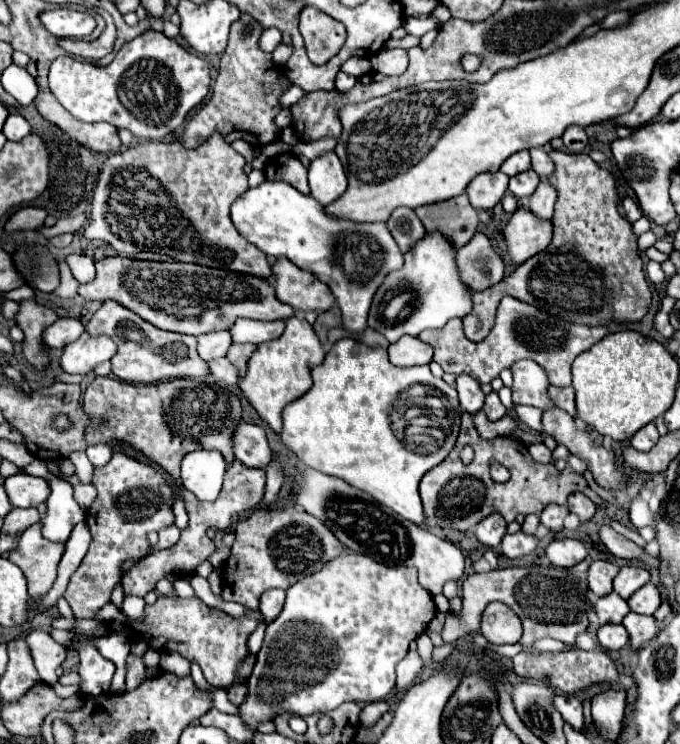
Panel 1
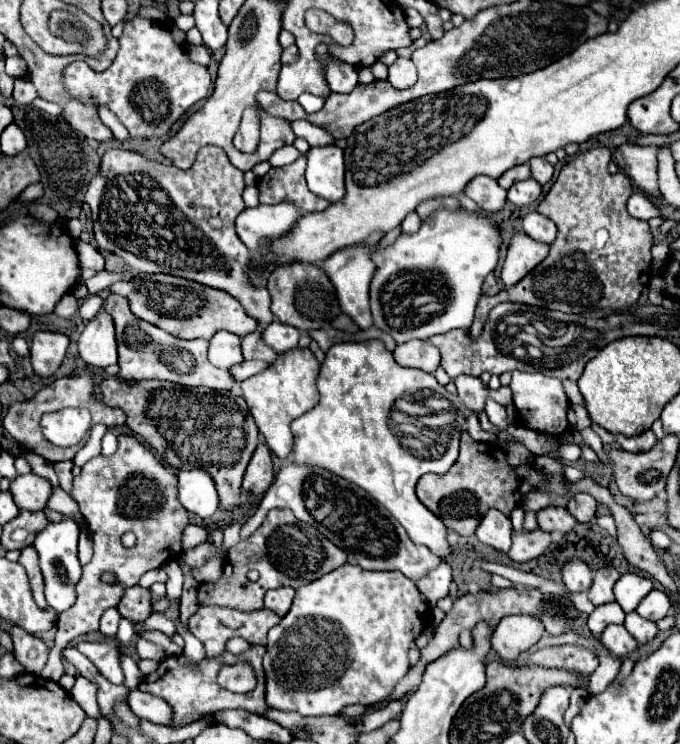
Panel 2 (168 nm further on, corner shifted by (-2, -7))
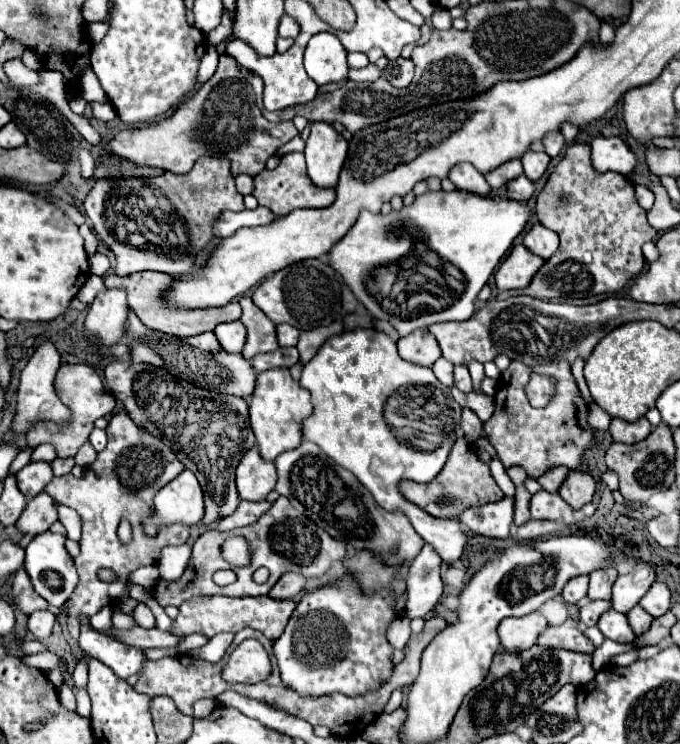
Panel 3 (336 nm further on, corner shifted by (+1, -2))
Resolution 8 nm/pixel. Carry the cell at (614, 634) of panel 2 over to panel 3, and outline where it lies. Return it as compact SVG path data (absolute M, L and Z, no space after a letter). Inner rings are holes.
M608 609L600 621L598 621L598 629L604 633L604 637L616 641L616 643L632 643L634 641L634 631L628 625L628 619L624 613L618 613L614 609Z

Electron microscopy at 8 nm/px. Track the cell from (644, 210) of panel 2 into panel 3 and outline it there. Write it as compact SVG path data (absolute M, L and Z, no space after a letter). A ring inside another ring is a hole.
M636 185L636 199L646 211L650 211L652 205L654 205L654 193L648 187L642 187L642 185Z

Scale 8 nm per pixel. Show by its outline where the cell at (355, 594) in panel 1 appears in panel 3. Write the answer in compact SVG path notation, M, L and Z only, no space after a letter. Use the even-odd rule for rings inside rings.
M352 575L340 577L336 583L310 591L302 597L296 611L292 613L284 633L274 641L274 655L280 667L280 675L286 687L298 691L300 695L320 697L330 693L362 695L366 691L378 689L392 675L390 655L392 645L386 641L386 627L390 621L404 611L406 595L394 599L388 591L378 591L372 597L364 597Z

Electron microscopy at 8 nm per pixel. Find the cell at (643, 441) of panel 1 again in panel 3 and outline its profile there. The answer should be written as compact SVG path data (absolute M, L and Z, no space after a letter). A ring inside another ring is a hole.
M616 417L610 421L610 435L614 441L620 441L620 443L638 443L650 431L652 431L652 425L648 423L646 417L640 417L634 423L628 423L628 421L616 419Z

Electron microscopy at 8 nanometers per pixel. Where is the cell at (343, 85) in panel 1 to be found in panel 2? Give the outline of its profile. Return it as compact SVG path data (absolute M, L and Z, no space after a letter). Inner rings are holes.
M323 44L317 48L317 54L319 54L319 60L325 66L325 76L327 76L331 92L345 94L345 92L351 92L357 86L357 68L329 60L327 46L323 46Z

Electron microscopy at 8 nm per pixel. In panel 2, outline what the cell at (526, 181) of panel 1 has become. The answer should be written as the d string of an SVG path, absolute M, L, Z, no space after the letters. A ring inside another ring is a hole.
M535 178L523 180L519 184L513 184L509 188L509 202L513 202L515 206L527 206L531 202L535 202L541 196L541 186L537 184Z

